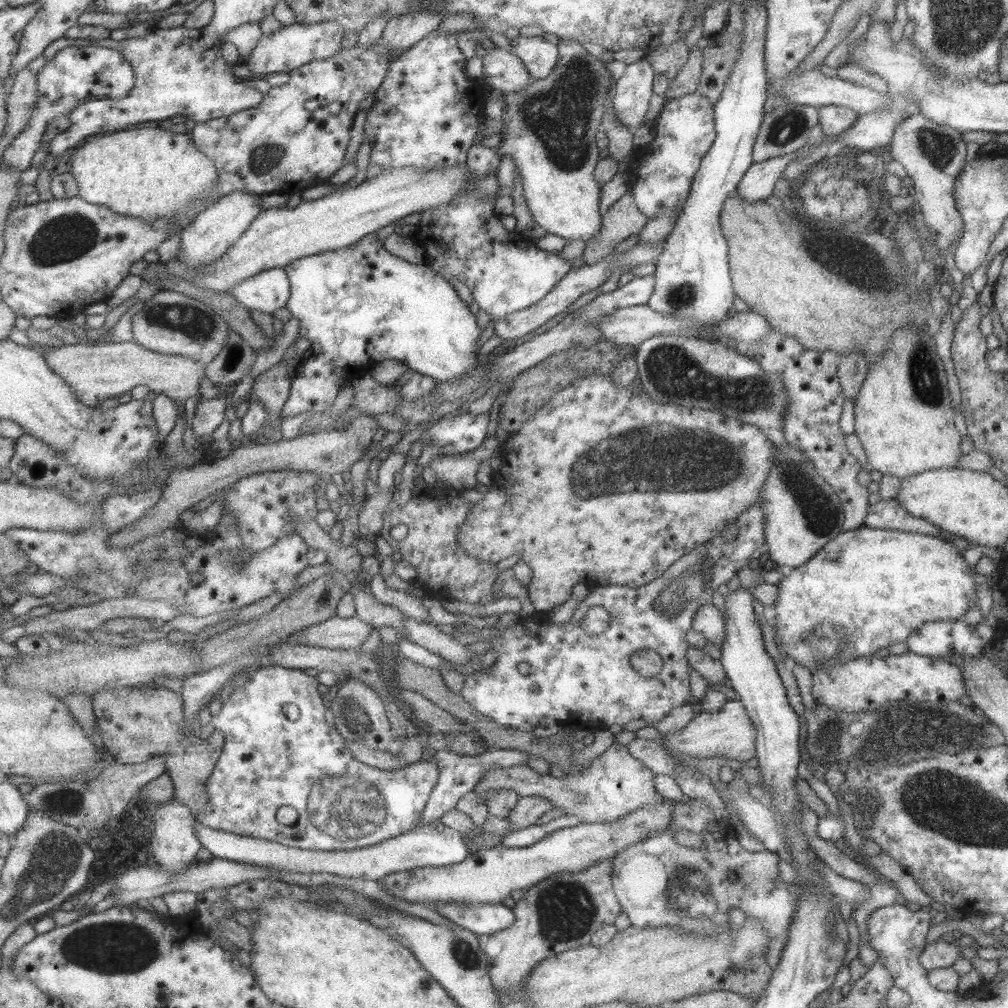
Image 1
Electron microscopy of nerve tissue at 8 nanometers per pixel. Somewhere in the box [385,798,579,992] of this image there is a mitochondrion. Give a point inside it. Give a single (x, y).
(464, 954)

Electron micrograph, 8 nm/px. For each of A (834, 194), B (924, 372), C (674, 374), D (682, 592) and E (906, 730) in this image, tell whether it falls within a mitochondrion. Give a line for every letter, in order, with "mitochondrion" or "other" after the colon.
A: mitochondrion
B: mitochondrion
C: mitochondrion
D: mitochondrion
E: mitochondrion

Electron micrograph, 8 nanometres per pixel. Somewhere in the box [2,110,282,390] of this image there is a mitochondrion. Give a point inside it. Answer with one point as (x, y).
(65, 237)

